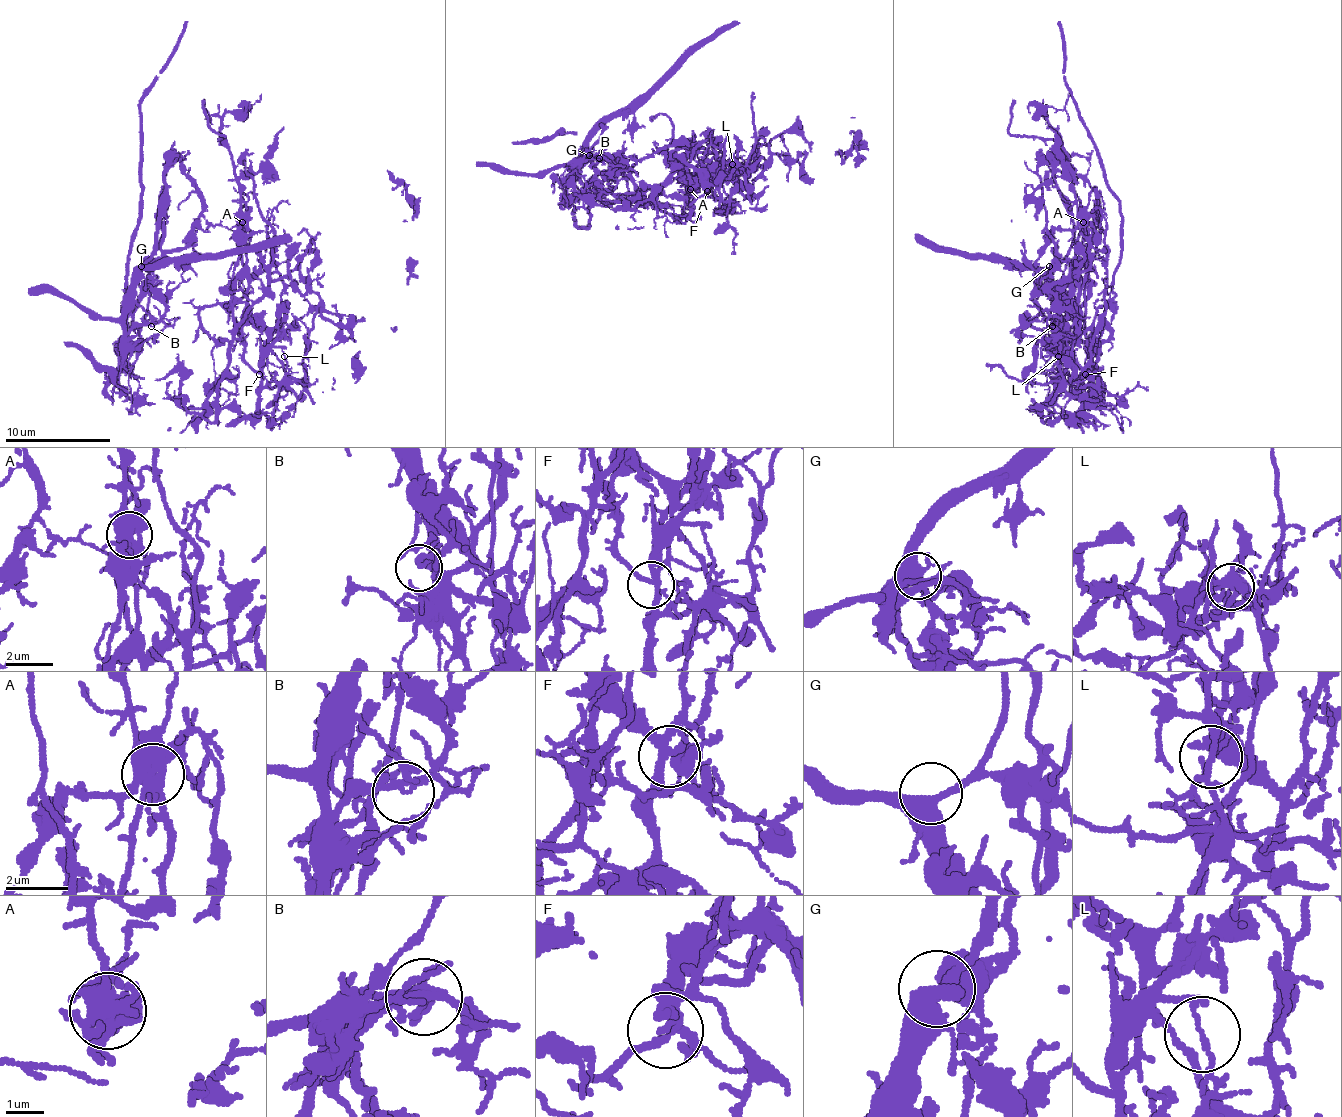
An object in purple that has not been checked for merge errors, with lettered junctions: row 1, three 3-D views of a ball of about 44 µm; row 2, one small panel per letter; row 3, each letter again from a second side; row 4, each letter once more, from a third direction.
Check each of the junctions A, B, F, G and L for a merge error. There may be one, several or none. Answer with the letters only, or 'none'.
A, B, L

